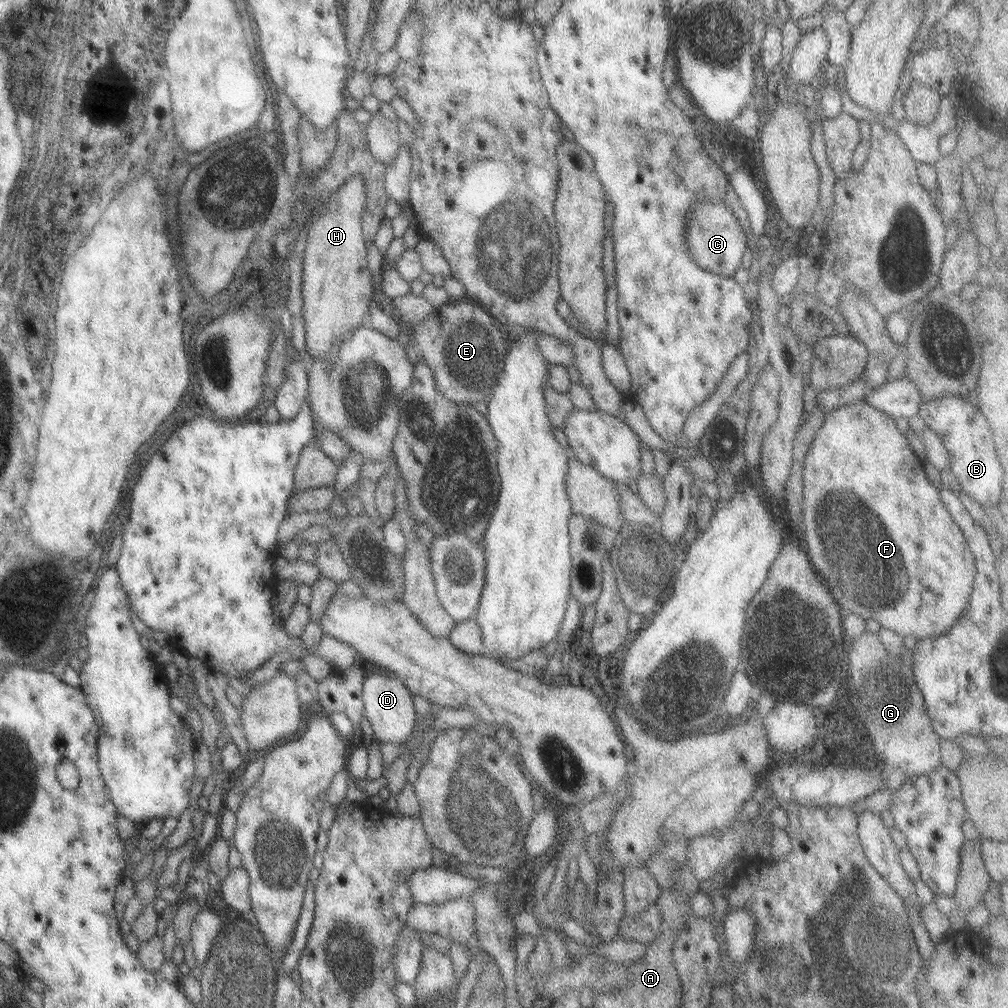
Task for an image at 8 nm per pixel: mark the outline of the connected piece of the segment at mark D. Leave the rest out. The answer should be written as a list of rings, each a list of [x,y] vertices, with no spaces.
[[[367,668],[362,682],[362,707],[362,715],[369,721],[373,741],[377,744],[391,743],[401,747],[409,739],[416,720],[412,694],[397,677]]]

